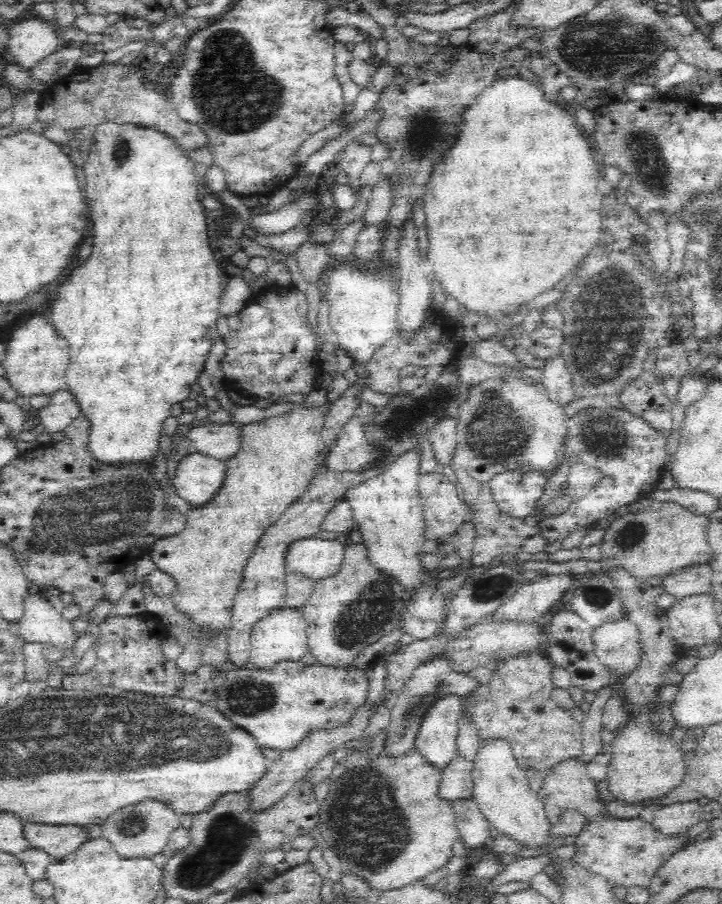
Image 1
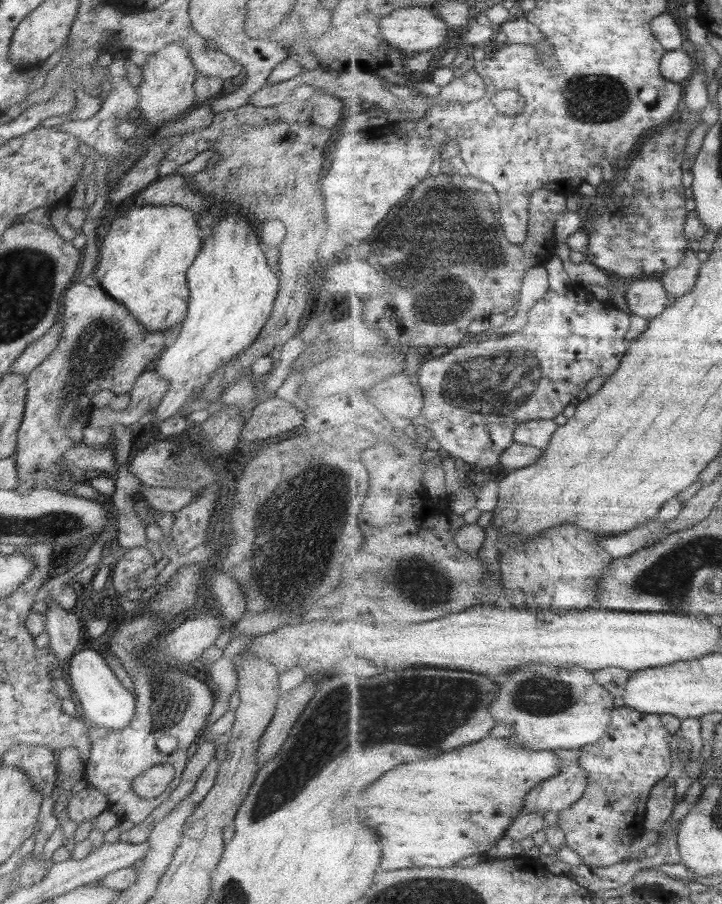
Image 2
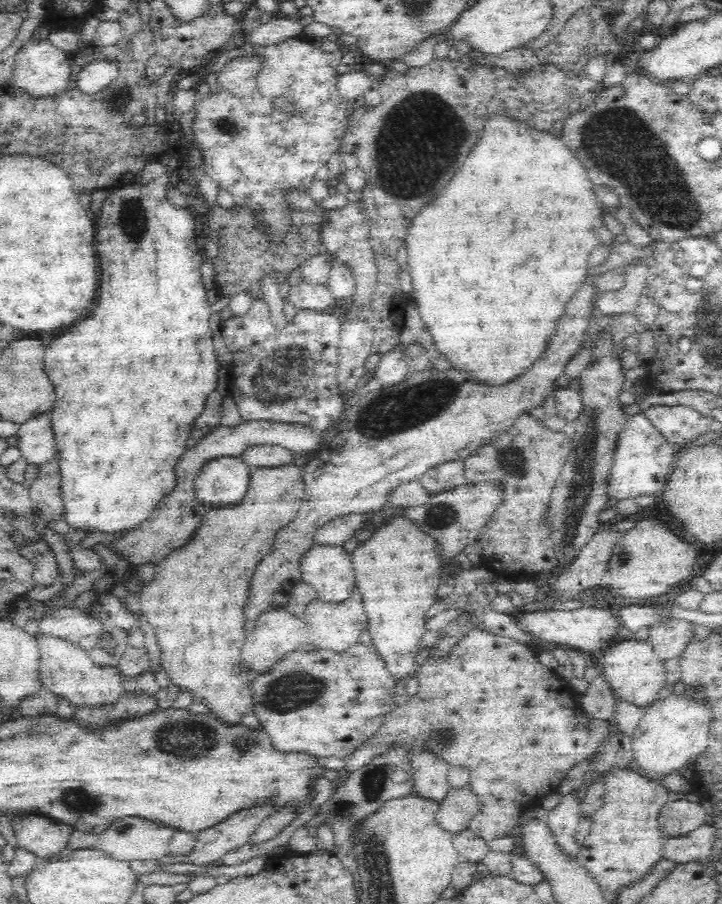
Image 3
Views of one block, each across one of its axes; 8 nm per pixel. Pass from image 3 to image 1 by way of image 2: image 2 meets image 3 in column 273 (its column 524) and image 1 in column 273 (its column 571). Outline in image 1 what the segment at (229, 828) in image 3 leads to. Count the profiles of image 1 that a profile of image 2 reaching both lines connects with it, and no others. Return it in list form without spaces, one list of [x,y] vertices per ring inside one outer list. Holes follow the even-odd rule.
[[[363,707],[360,709],[360,712],[356,712],[356,716],[352,718],[350,726],[332,730],[332,732],[314,730],[314,732],[311,732],[308,738],[300,742],[294,750],[279,752],[279,757],[275,760],[274,764],[269,767],[267,774],[264,774],[264,778],[261,778],[247,791],[247,811],[250,814],[262,814],[262,812],[274,808],[280,800],[288,796],[288,792],[290,792],[298,782],[301,782],[311,768],[314,768],[325,756],[331,755],[336,746],[342,746],[342,744],[348,745],[349,741],[357,739],[362,734],[365,726],[368,725],[368,718],[370,718],[370,713],[368,709]]]

